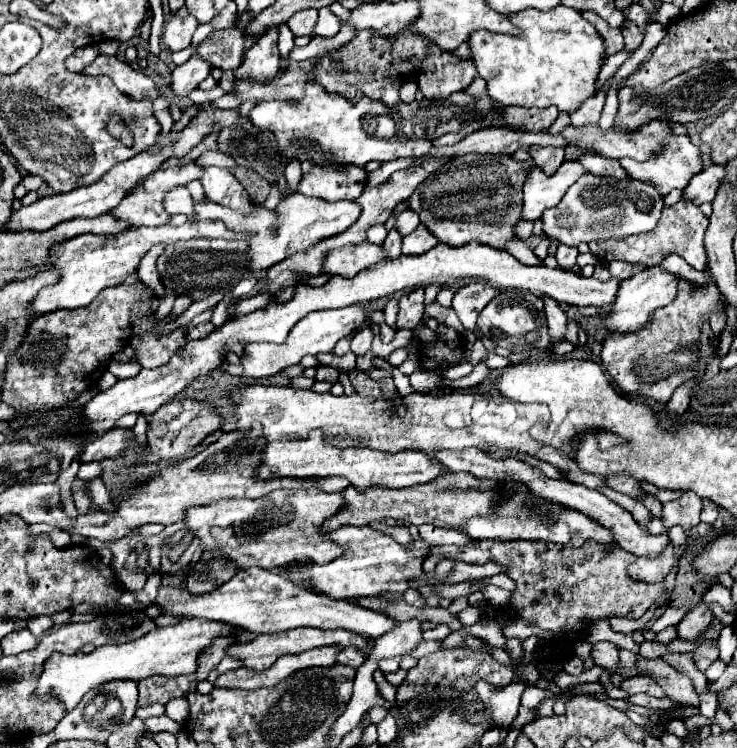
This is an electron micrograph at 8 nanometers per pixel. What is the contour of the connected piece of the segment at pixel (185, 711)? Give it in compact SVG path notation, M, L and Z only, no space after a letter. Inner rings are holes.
M185 698L171 700L171 702L167 704L167 716L173 718L177 724L183 724L185 716L189 716L189 706L185 704Z

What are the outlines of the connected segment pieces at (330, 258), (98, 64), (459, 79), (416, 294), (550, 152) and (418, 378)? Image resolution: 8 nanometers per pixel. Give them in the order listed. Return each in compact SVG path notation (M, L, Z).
M361 242L361 244L347 244L345 248L337 248L327 252L321 274L331 274L331 276L343 276L343 278L353 278L357 272L369 268L371 264L377 264L383 260L383 250L377 244L371 242Z
M99 54L87 68L85 68L85 76L109 76L115 86L125 92L127 96L131 96L133 100L141 100L141 98L149 98L151 102L155 98L161 96L161 90L155 86L155 82L151 78L147 78L145 74L133 70L127 62L121 62L115 56L105 56Z
M427 40L427 56L417 76L419 90L427 100L447 100L453 92L465 90L477 76L477 68L471 58L459 58L453 52L439 48Z
M415 288L399 298L397 328L417 328L425 310L425 290Z
M531 146L529 154L535 160L535 164L545 172L545 174L553 174L557 172L557 168L563 164L563 148L553 148L553 146Z
M417 369L409 376L410 384L415 386L419 392L429 392L439 384L439 374L435 372L425 372L425 370Z

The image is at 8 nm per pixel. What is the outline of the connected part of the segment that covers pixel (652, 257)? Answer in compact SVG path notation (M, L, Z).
M679 200L675 206L665 206L661 220L657 222L655 230L645 232L645 234L635 234L627 236L623 240L601 240L601 242L591 242L591 254L597 258L611 262L611 260L623 260L631 264L643 264L643 266L657 266L667 254L679 254L683 256L695 270L705 270L707 266L707 256L703 248L703 234L707 230L707 216L699 210L699 206L691 206L685 200Z

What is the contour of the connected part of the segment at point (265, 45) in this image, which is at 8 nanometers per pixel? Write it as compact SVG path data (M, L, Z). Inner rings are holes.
M277 26L269 28L259 42L245 54L243 64L235 70L235 82L253 80L261 84L269 84L279 70L279 52L277 52Z

